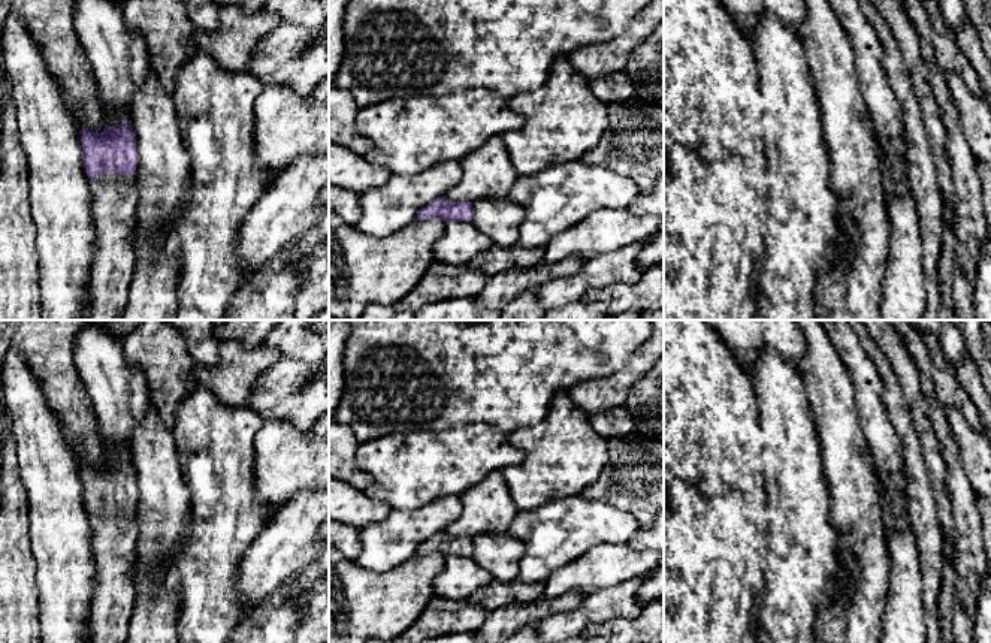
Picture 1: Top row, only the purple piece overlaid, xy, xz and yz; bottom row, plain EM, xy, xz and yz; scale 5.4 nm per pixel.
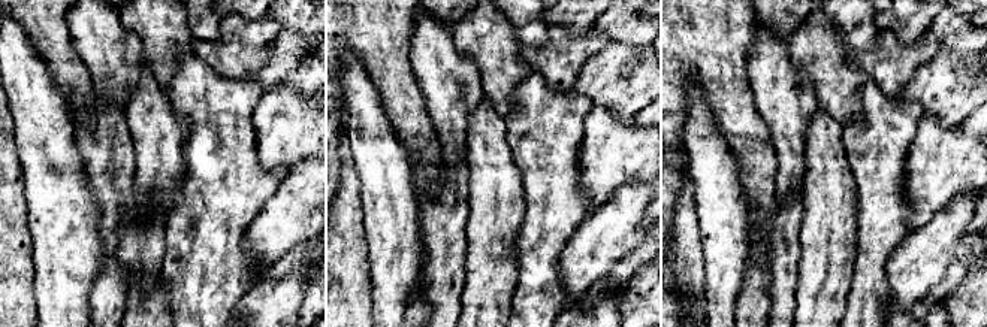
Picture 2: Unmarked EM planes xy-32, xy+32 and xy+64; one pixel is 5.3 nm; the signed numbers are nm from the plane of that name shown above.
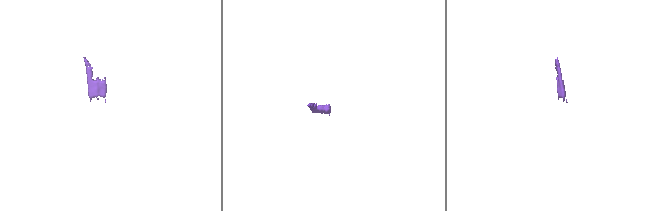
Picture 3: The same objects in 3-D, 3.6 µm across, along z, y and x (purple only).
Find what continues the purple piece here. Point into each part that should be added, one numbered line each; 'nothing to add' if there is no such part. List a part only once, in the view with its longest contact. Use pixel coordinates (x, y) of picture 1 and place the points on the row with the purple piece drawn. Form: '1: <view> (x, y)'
1: xy (117, 117)
2: xy (114, 196)

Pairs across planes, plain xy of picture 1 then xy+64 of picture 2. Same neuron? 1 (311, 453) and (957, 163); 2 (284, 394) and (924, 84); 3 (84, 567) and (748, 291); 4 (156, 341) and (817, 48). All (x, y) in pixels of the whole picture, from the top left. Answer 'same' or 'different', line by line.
1: same
2: same
3: different
4: same

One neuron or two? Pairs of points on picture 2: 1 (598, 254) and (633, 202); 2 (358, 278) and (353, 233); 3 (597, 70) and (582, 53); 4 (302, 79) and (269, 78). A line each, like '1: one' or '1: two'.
1: one
2: one
3: two
4: one

